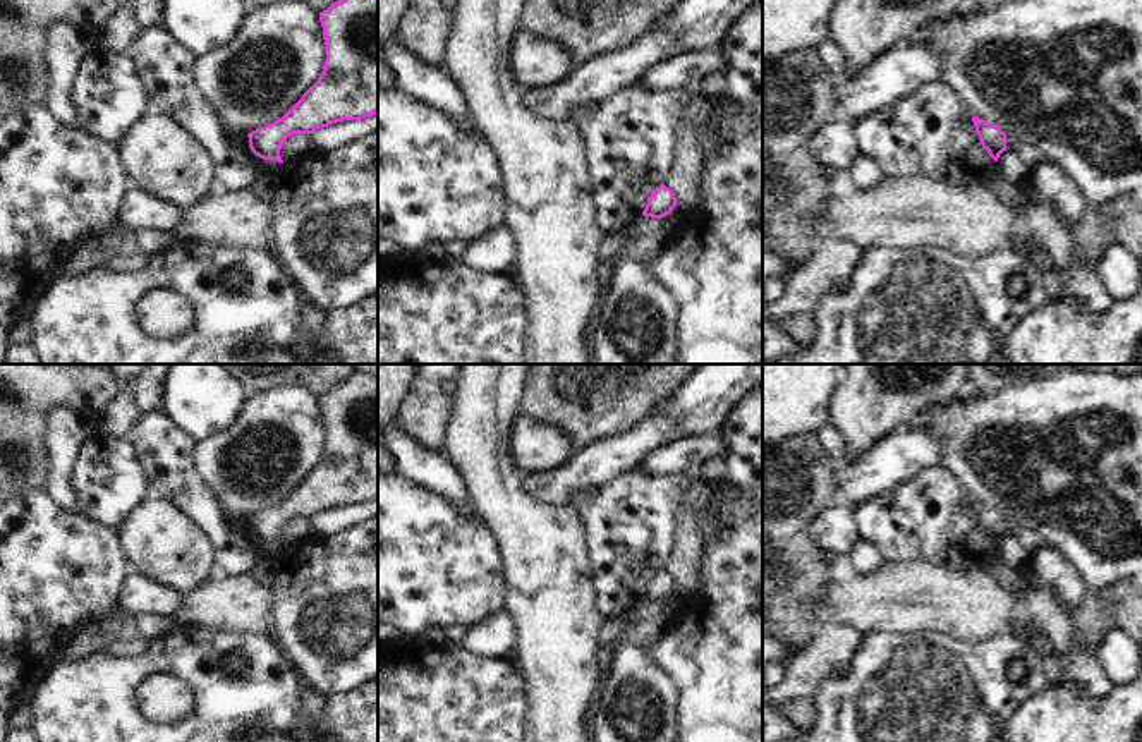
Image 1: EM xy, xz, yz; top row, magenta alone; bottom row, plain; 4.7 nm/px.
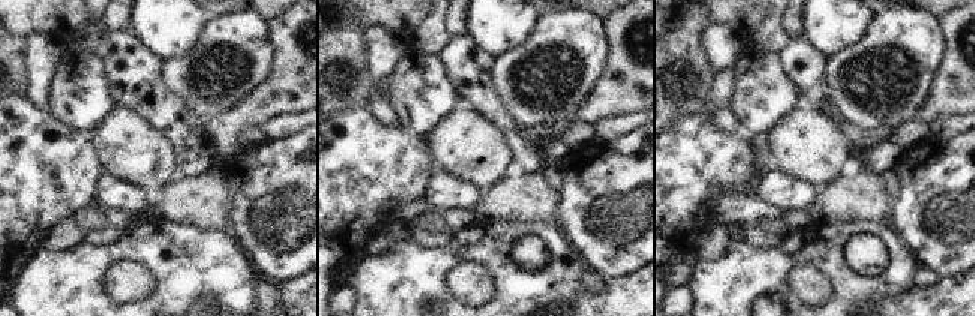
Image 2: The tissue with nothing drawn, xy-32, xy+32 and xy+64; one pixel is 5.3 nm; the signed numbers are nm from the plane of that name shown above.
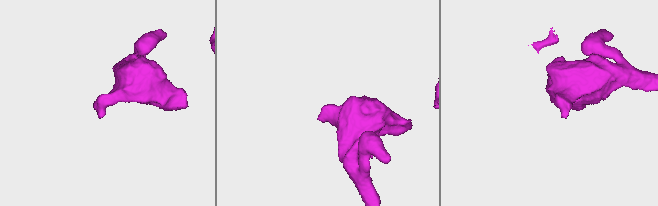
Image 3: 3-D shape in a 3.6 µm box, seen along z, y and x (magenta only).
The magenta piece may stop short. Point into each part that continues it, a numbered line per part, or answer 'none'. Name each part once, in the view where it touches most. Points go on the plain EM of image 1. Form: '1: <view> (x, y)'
none

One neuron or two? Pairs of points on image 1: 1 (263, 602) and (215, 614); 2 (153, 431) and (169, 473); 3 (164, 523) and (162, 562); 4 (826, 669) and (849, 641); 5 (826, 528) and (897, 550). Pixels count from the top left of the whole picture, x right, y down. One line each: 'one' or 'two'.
1: one
2: one
3: one
4: one
5: two

